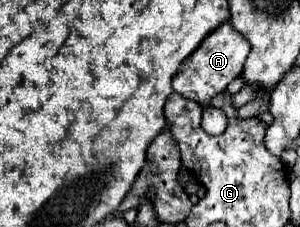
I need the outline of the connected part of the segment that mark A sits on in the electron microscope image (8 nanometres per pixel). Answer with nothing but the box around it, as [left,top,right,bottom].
[173,22,249,106]

